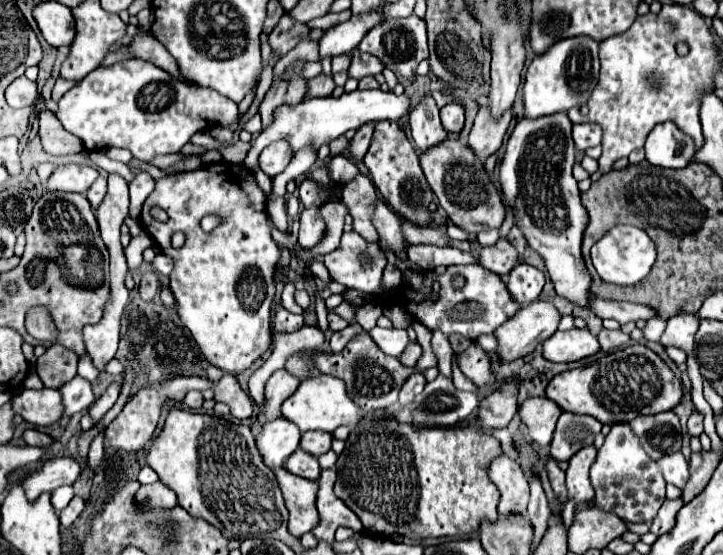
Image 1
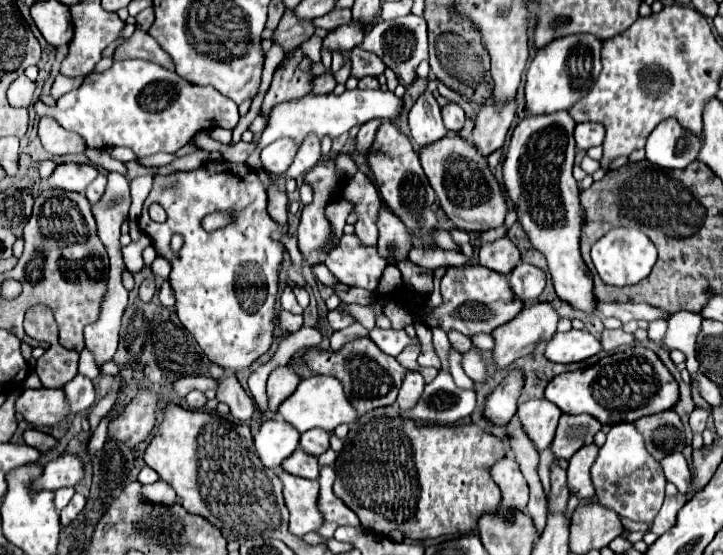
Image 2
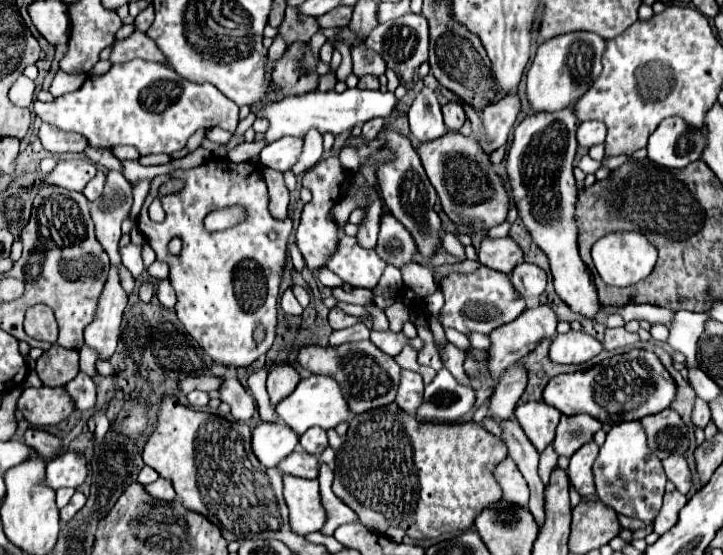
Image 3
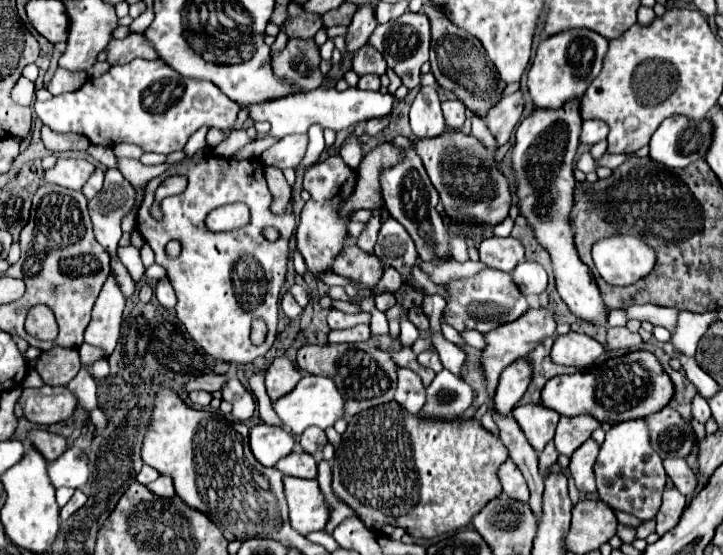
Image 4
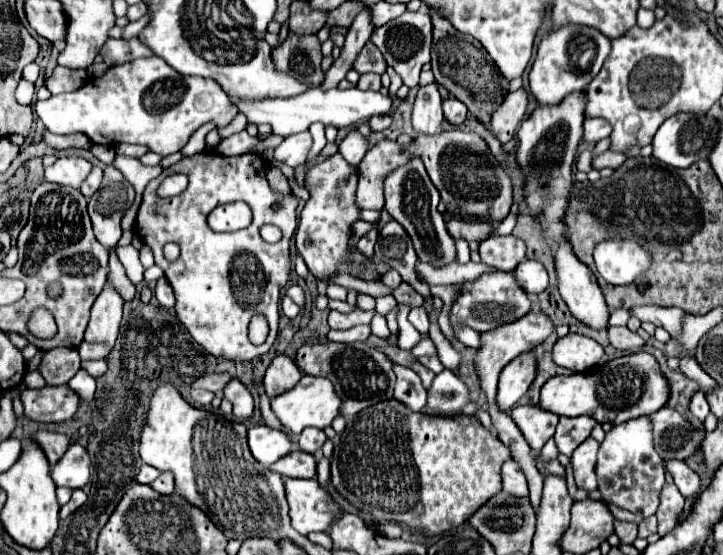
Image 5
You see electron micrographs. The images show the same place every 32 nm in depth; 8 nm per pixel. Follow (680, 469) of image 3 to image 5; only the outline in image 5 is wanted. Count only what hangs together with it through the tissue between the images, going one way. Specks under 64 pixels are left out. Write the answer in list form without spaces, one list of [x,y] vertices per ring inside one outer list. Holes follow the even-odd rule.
[[[668,460],[666,472],[674,478],[674,484],[678,486],[684,498],[696,496],[700,492],[700,478],[692,468],[688,468],[684,460]]]

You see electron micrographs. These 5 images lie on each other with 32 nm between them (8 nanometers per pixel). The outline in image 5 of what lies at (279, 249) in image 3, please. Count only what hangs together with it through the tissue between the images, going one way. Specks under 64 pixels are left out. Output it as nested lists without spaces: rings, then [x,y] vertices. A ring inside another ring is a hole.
[[[200,152],[192,158],[182,158],[146,186],[136,216],[138,236],[152,248],[156,264],[164,270],[174,288],[174,308],[178,320],[188,328],[190,336],[206,348],[208,354],[234,362],[254,360],[272,348],[278,334],[280,290],[288,282],[291,267],[290,242],[296,230],[298,198],[292,194],[288,198],[274,194],[268,186],[266,170],[268,162],[264,162],[258,154],[228,158],[212,152]],[[170,174],[186,174],[190,184],[178,196],[158,198],[156,188]],[[234,200],[242,200],[252,208],[252,224],[238,232],[212,232],[206,224],[208,210]],[[278,200],[282,202],[282,208],[274,212],[272,204]],[[264,224],[278,226],[282,230],[282,240],[276,244],[264,242],[260,236],[260,226]],[[166,242],[178,242],[178,260],[168,262],[164,258],[162,248]],[[256,314],[262,314],[270,326],[270,334],[260,346],[254,346],[248,340],[248,324]]]

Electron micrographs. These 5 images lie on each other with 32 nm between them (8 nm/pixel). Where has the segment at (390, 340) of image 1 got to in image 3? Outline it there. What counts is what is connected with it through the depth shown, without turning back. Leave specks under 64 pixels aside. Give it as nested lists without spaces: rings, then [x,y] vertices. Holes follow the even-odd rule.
[[[372,330],[370,340],[386,354],[394,357],[404,348],[405,345],[413,346],[417,351],[423,348],[423,342],[419,337],[407,340],[402,332],[393,333],[390,330],[379,332]]]

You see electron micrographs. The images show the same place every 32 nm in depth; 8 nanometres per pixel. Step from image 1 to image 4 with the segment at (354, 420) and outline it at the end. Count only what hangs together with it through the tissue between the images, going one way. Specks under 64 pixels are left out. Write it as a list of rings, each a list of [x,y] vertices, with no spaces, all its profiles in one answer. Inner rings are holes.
[[[304,376],[290,394],[282,396],[272,406],[274,406],[276,414],[280,416],[282,424],[288,426],[296,436],[300,436],[310,426],[318,426],[318,428],[326,430],[326,428],[334,426],[340,418],[346,416],[344,400],[342,400],[336,384],[326,376]]]

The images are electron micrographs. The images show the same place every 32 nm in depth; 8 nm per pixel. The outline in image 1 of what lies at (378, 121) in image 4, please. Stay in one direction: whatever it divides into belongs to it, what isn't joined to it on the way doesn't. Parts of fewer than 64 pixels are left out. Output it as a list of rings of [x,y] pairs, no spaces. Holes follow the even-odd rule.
[[[374,122],[364,124],[362,128],[358,128],[354,138],[350,140],[350,158],[354,164],[362,162],[368,146],[370,146],[370,140],[372,140],[372,130],[374,130]]]

